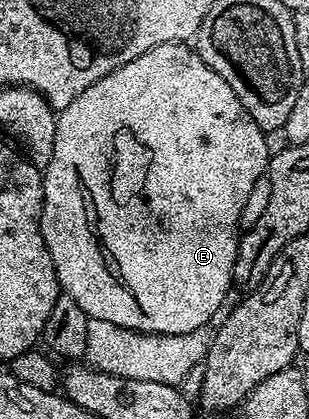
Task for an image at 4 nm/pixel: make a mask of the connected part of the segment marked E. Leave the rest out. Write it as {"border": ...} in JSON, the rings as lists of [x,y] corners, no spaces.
{"border":[[[184,42],[154,46],[154,50],[146,50],[146,54],[134,58],[134,62],[126,62],[126,66],[118,66],[118,70],[106,74],[106,78],[98,78],[98,82],[94,82],[94,86],[86,86],[86,90],[82,90],[82,94],[78,94],[78,98],[74,98],[74,102],[70,102],[70,106],[59,109],[56,117],[56,133],[54,134],[54,155],[50,158],[50,166],[46,166],[42,170],[44,205],[42,206],[40,229],[42,230],[42,238],[46,242],[46,250],[50,250],[50,258],[54,262],[54,270],[58,274],[61,293],[74,298],[74,302],[78,302],[78,306],[82,306],[82,310],[89,318],[101,320],[102,322],[114,322],[114,326],[122,326],[135,332],[149,332],[150,334],[165,336],[166,334],[188,334],[205,327],[209,323],[207,320],[223,306],[224,299],[228,296],[228,287],[233,287],[234,284],[232,268],[236,264],[236,255],[240,249],[240,238],[242,235],[240,215],[243,214],[244,207],[248,204],[248,195],[255,190],[256,183],[259,180],[261,183],[262,177],[268,170],[270,147],[268,148],[267,142],[264,141],[264,136],[266,136],[265,129],[258,127],[254,122],[254,118],[250,118],[250,114],[244,109],[242,102],[238,102],[234,90],[230,90],[230,86],[226,86],[226,82],[222,78],[218,78],[218,74],[214,74],[214,70],[210,70],[210,66],[206,66],[206,62],[202,62],[199,54]]]}

